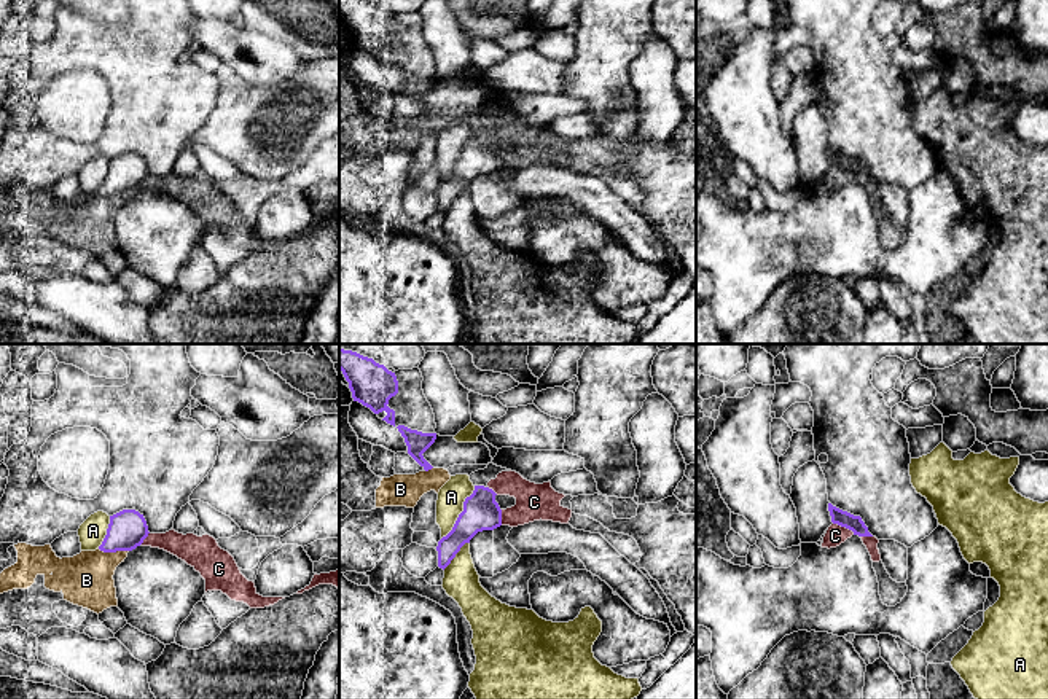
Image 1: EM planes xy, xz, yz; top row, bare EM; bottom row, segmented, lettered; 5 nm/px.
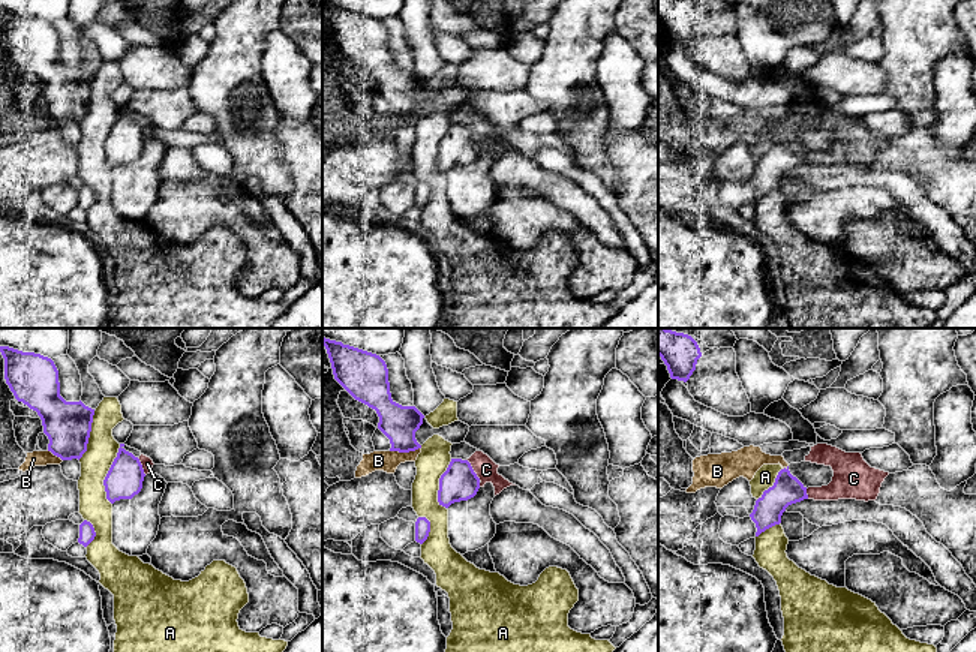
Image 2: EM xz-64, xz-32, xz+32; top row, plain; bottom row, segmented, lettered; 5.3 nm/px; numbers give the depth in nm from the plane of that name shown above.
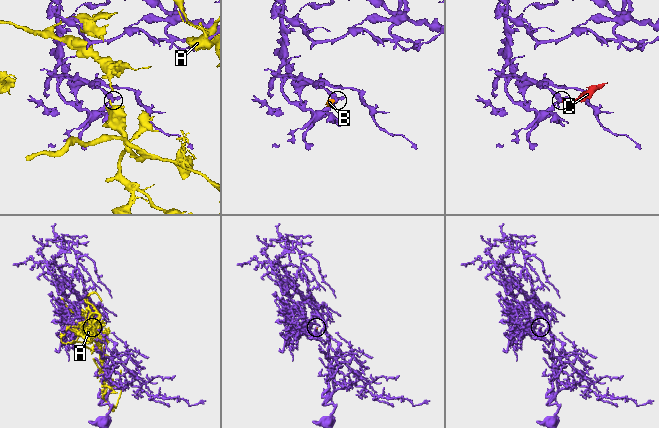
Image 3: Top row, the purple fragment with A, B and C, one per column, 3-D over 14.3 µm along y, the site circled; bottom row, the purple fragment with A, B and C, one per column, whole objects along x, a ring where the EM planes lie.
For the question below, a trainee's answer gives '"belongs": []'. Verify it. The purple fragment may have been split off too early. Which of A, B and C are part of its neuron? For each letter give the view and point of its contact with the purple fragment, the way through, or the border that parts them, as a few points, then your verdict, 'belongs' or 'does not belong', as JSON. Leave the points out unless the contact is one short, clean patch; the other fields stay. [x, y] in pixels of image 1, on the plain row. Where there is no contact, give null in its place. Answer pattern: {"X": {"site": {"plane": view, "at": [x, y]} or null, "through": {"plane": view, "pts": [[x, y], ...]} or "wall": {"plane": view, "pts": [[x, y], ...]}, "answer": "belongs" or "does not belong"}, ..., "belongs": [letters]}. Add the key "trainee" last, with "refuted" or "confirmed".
{"A": {"site": {"plane": "xz", "at": [461, 156]}, "answer": "does not belong"}, "B": {"site": {"plane": "xy", "at": [113, 195]}, "answer": "does not belong"}, "C": {"site": {"plane": "yz", "at": [844, 169]}, "wall": {"plane": "yz", "pts": [[833, 166], [848, 171], [854, 177]]}, "answer": "does not belong"}, "belongs": [], "trainee": "confirmed"}

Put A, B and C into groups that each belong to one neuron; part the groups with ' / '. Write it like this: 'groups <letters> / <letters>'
groups A / B C

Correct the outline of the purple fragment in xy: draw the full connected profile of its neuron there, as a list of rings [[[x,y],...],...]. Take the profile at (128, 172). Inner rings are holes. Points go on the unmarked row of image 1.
[[[123,153],[110,159],[107,178],[99,189],[104,196],[132,194],[148,180],[148,169],[135,153]]]

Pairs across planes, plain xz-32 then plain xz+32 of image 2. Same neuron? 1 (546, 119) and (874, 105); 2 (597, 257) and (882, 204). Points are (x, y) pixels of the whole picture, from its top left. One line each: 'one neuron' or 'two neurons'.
1: two neurons
2: two neurons

